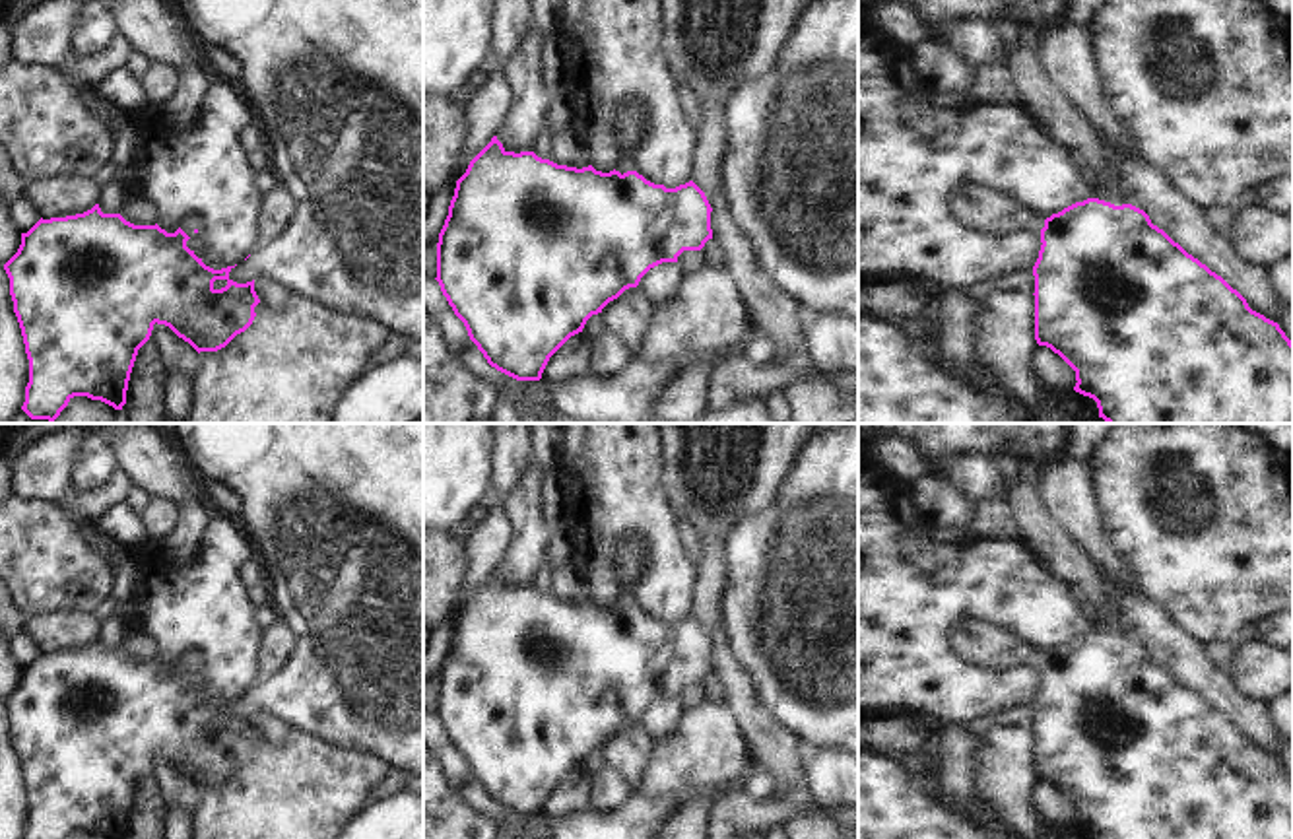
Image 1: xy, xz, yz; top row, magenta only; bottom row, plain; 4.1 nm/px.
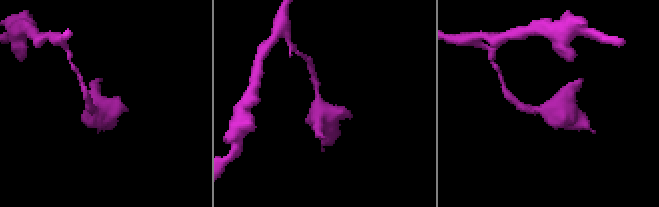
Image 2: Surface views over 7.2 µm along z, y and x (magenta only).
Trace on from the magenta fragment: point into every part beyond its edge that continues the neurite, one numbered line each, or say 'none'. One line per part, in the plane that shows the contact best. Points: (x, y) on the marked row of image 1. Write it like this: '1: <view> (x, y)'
1: yz (983, 208)

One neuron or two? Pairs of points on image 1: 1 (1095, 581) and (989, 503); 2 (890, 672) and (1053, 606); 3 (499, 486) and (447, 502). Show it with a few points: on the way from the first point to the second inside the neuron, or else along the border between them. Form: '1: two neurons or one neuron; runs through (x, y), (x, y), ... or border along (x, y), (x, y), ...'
1: two neurons; border along (1010, 496), (998, 519)
2: one neuron; runs through (928, 632), (956, 604), (1012, 604)
3: two neurons; border along (490, 443), (492, 498)

